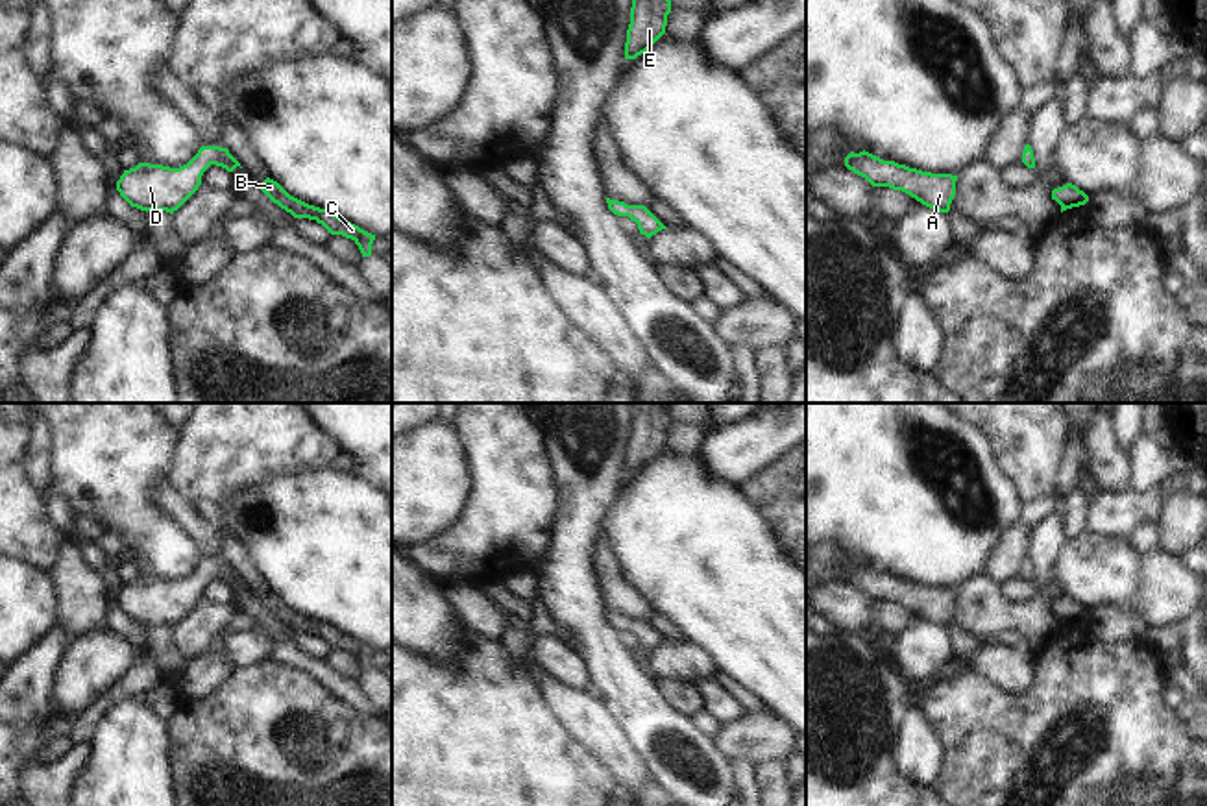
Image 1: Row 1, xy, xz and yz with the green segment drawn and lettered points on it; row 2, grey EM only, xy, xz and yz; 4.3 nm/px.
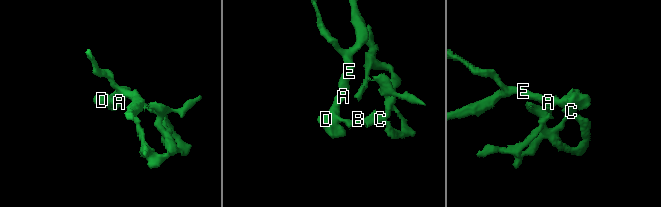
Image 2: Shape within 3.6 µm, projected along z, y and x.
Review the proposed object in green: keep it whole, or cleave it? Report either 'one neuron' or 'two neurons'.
one neuron

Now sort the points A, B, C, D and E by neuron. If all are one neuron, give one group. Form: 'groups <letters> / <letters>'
groups A B C D E

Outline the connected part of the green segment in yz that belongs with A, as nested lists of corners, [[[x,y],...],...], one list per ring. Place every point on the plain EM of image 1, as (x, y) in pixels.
[[[865,564],[850,566],[845,571],[845,580],[865,592],[872,601],[902,604],[939,627],[948,627],[956,610],[957,590],[922,586],[895,575],[884,575]]]

